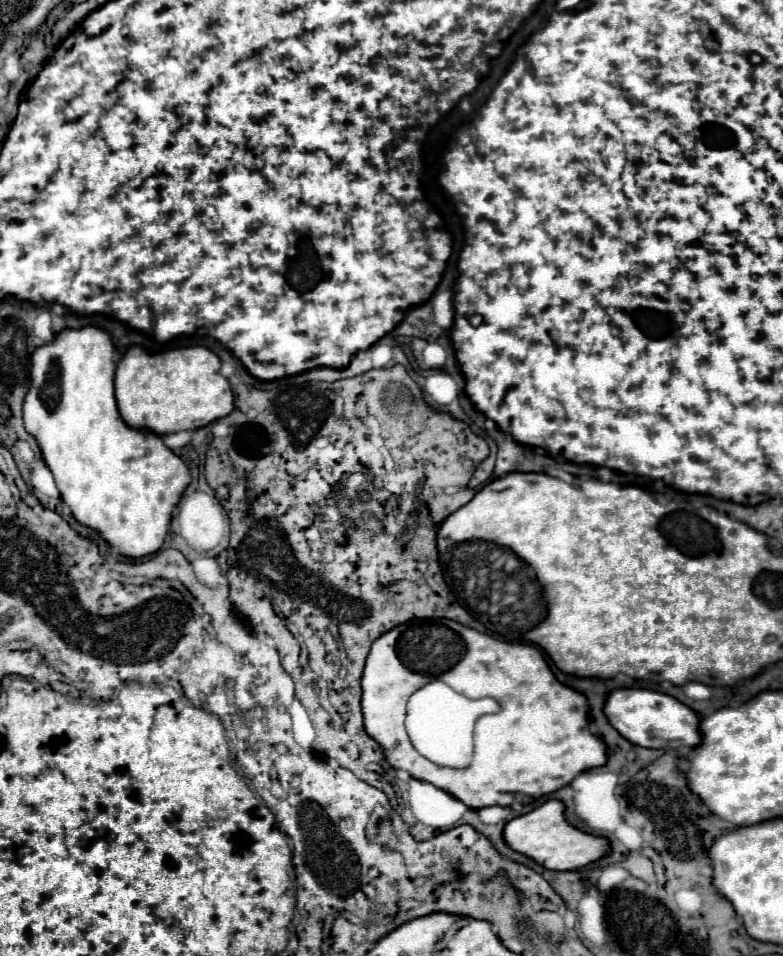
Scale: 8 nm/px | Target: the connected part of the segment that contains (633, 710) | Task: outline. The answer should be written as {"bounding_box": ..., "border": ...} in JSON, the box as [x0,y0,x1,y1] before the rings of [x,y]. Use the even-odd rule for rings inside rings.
{"bounding_box":[604,689,702,749],"border":[[[616,689],[608,695],[604,713],[612,727],[630,743],[648,749],[696,749],[702,743],[698,733],[700,715],[678,699],[650,689]]]}

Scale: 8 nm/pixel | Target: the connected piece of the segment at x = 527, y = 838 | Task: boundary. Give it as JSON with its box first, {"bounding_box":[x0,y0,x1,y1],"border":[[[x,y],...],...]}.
{"bounding_box":[504,799,612,871],"border":[[[550,799],[550,801],[542,803],[540,807],[536,807],[534,811],[512,819],[504,827],[504,839],[514,851],[520,851],[520,853],[532,857],[536,863],[544,865],[546,869],[554,869],[554,871],[582,869],[602,857],[610,855],[610,851],[612,851],[610,841],[606,837],[584,833],[582,829],[570,825],[566,819],[566,805],[560,799]]]}

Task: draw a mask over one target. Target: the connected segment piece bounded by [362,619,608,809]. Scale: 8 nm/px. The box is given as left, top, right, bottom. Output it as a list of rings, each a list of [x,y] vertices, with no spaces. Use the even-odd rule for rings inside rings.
[[[412,619],[412,621],[404,623],[404,625],[398,625],[398,627],[390,629],[390,631],[384,633],[382,637],[378,637],[378,639],[372,643],[370,655],[368,655],[368,659],[366,659],[366,669],[364,669],[364,675],[362,675],[362,691],[364,691],[364,693],[362,693],[362,713],[364,713],[364,727],[366,727],[366,733],[368,733],[376,743],[380,743],[380,747],[382,747],[384,753],[386,753],[388,763],[390,763],[394,769],[404,769],[404,771],[408,771],[414,779],[428,781],[428,783],[436,785],[438,789],[442,789],[442,791],[454,795],[456,799],[460,799],[460,801],[462,801],[466,807],[470,807],[470,809],[482,809],[482,807],[490,807],[490,805],[506,807],[506,805],[512,805],[512,803],[524,803],[524,805],[526,805],[526,803],[534,803],[538,797],[550,795],[550,793],[554,793],[554,791],[558,791],[558,789],[570,785],[570,781],[574,781],[574,777],[578,777],[578,773],[588,771],[588,769],[594,769],[594,767],[602,767],[602,765],[608,763],[608,747],[606,747],[606,743],[604,743],[598,735],[594,735],[592,731],[584,731],[584,729],[588,727],[588,723],[590,723],[590,721],[588,721],[588,701],[586,701],[586,697],[584,697],[582,693],[578,693],[578,691],[574,691],[574,689],[562,685],[562,683],[554,677],[554,673],[550,671],[550,667],[548,667],[548,663],[546,663],[546,659],[542,657],[542,653],[540,653],[538,647],[526,642],[505,641],[498,636],[480,633],[480,631],[476,631],[476,629],[468,629],[468,627],[464,627],[462,623],[456,623],[456,621],[450,621],[450,619]],[[432,679],[444,681],[444,683],[450,685],[454,691],[458,691],[458,693],[462,693],[462,695],[466,695],[466,697],[470,697],[470,699],[472,699],[472,695],[488,695],[488,697],[496,699],[498,705],[500,705],[500,713],[496,713],[496,715],[482,715],[482,717],[476,721],[476,733],[474,733],[474,745],[476,745],[476,747],[474,747],[474,759],[472,759],[472,763],[470,763],[466,769],[446,769],[446,767],[442,767],[442,765],[436,765],[436,763],[432,763],[432,761],[426,761],[426,757],[422,757],[422,755],[412,747],[412,743],[410,743],[410,739],[408,739],[408,733],[406,733],[406,727],[404,727],[408,697],[410,697],[414,691],[418,691],[420,687],[428,685]]]

